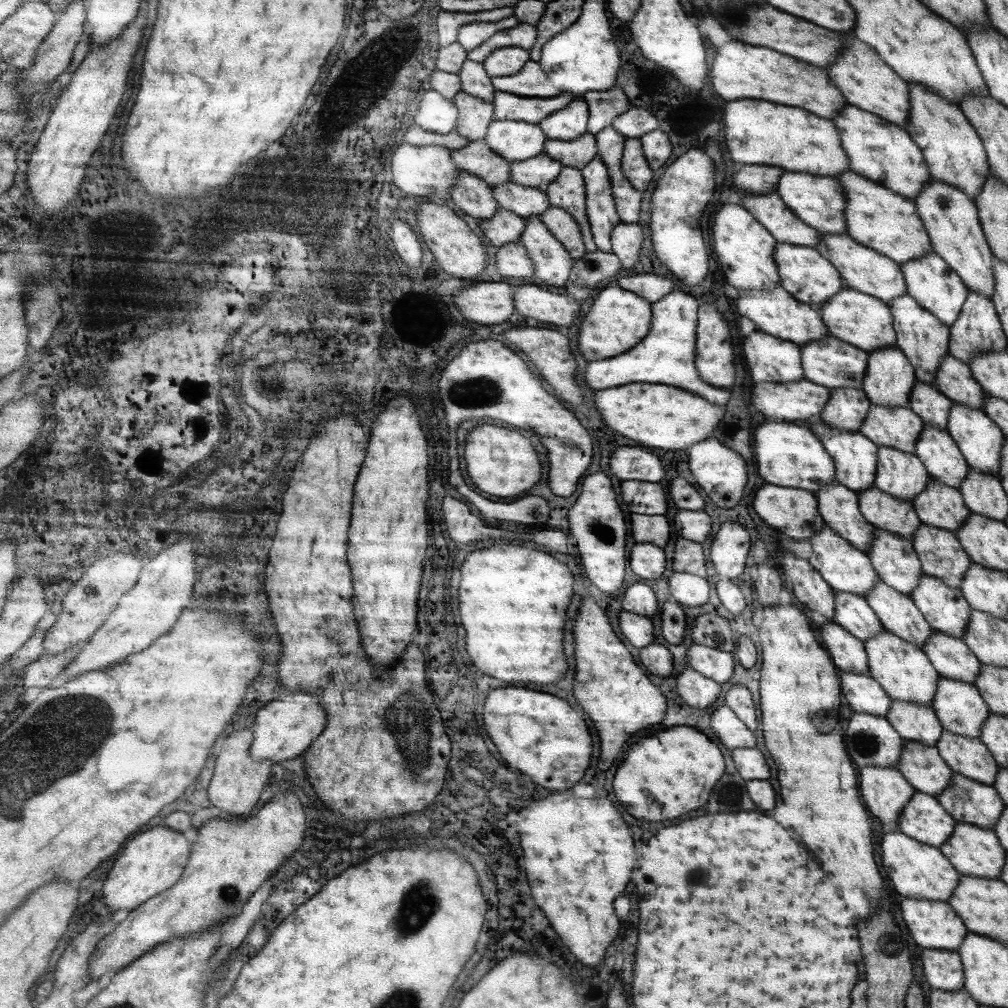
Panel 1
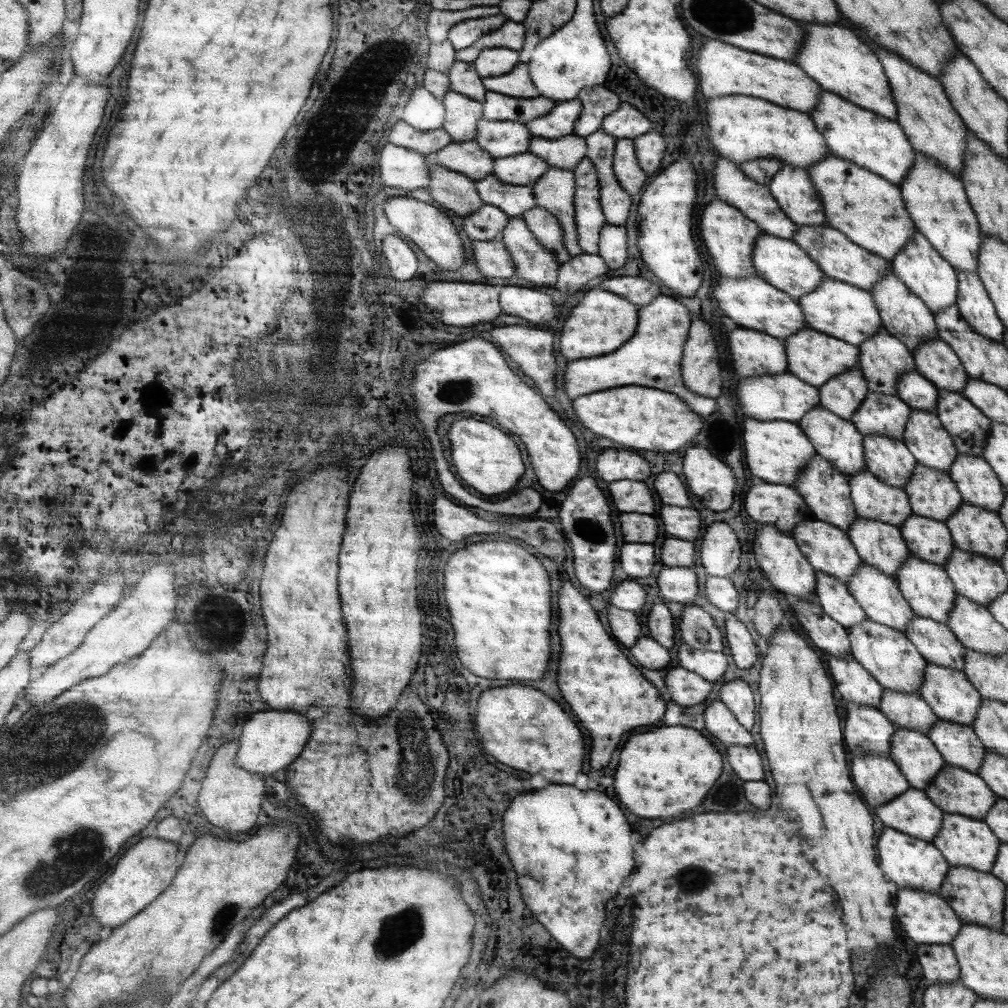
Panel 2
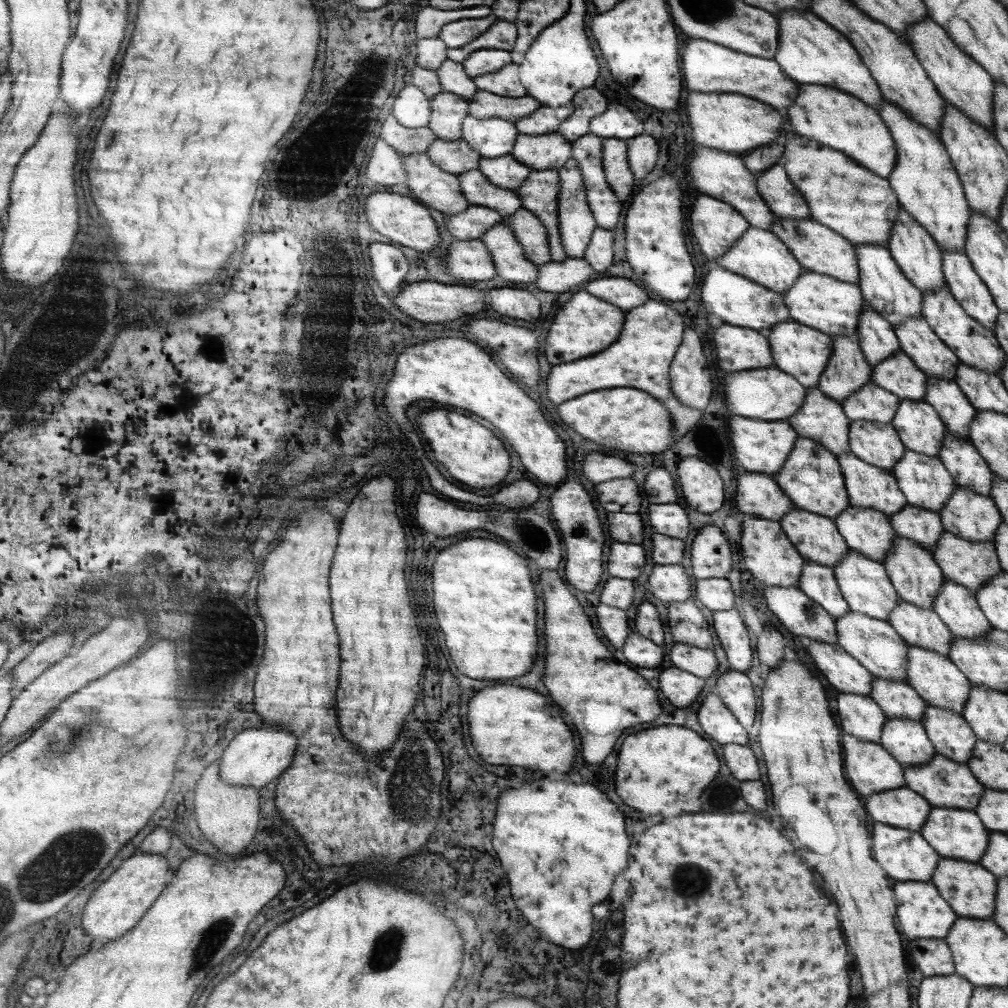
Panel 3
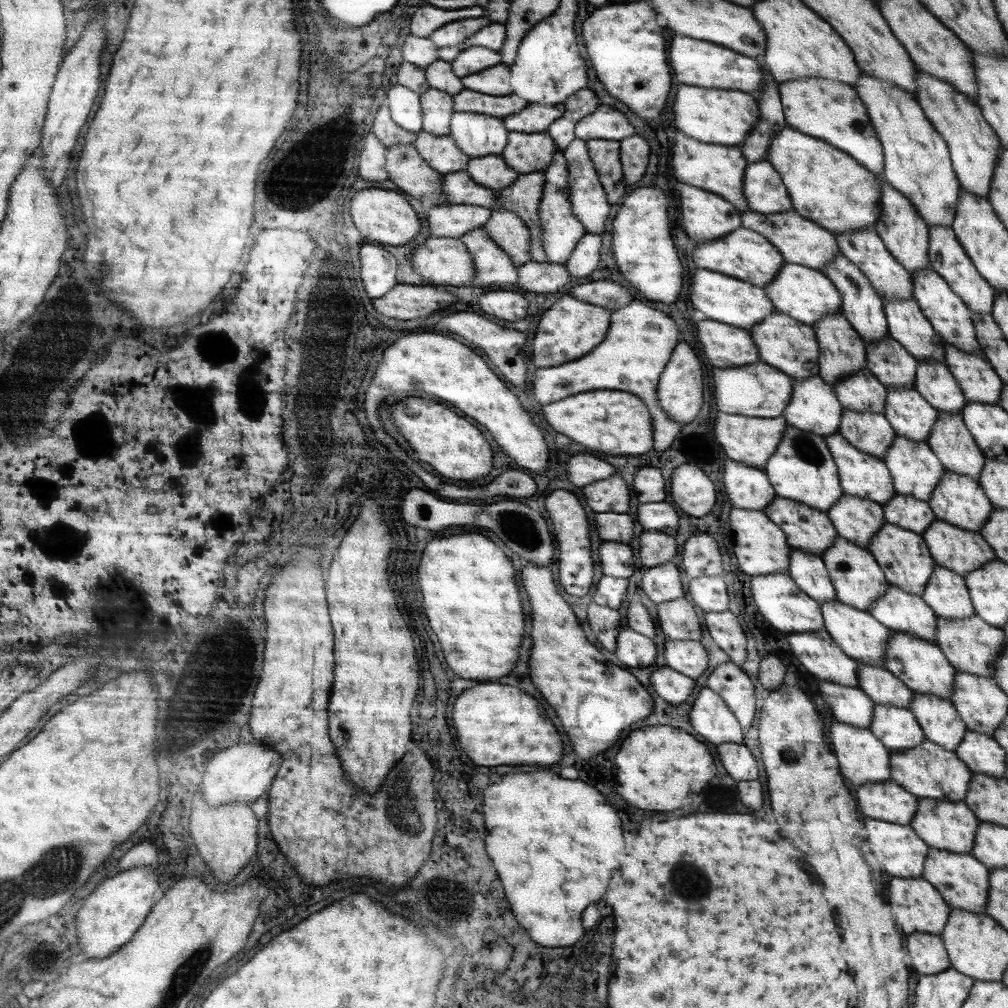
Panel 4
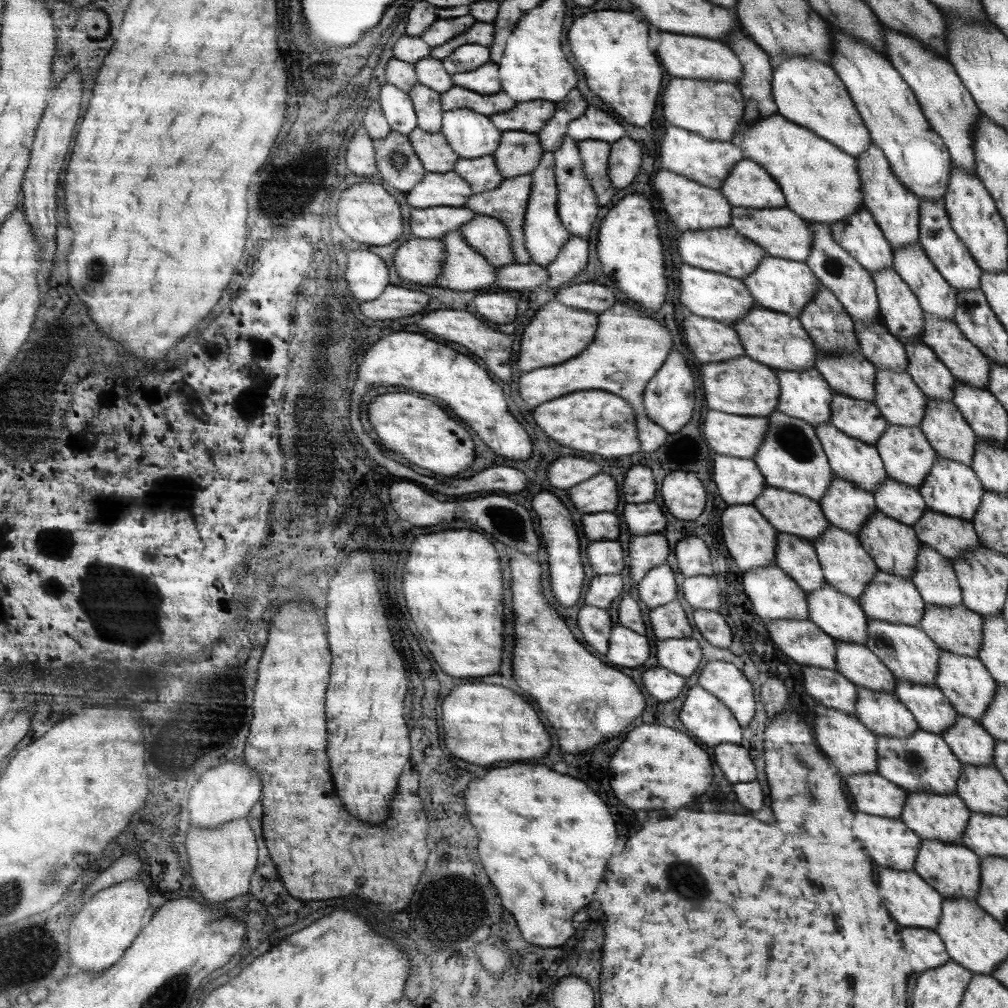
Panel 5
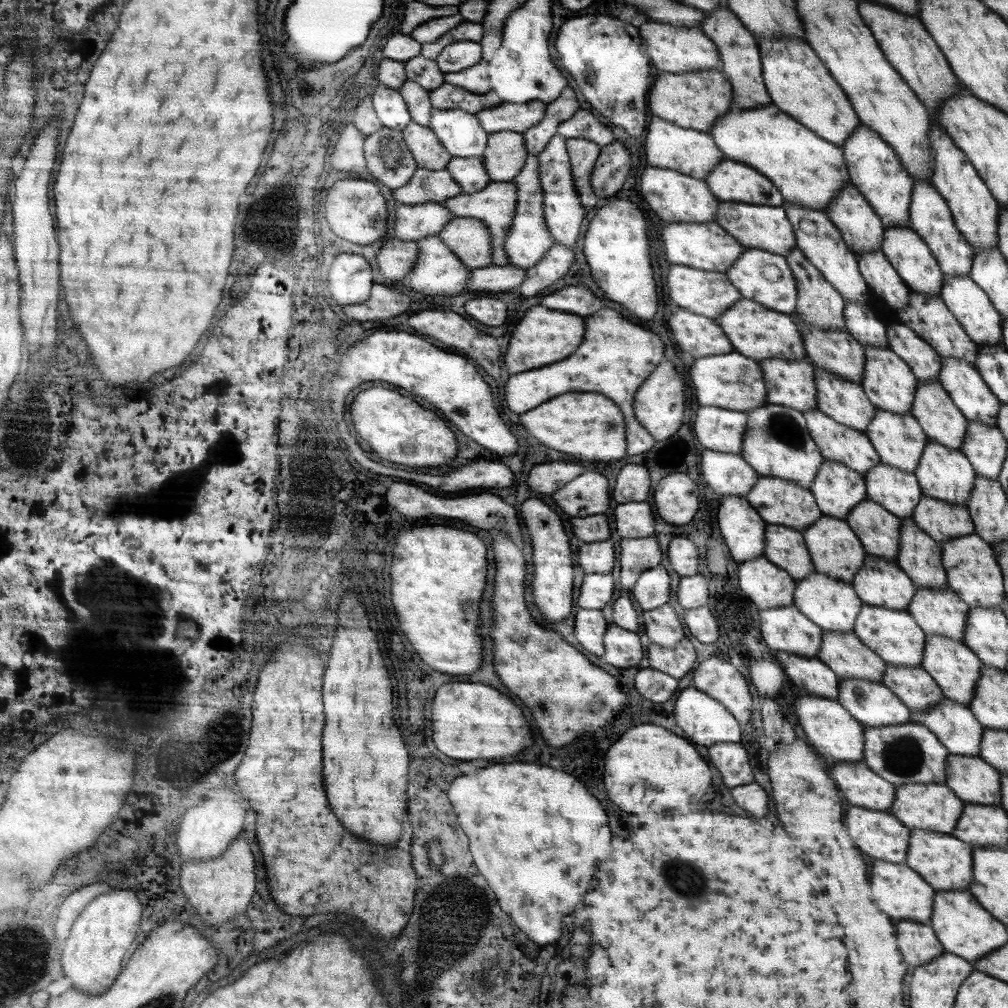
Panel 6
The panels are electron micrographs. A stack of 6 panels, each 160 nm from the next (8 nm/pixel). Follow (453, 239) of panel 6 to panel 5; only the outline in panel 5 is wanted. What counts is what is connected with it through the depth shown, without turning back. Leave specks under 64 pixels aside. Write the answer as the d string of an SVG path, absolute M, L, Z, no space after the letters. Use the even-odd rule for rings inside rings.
M476 215L459 232L493 267L514 263L508 230L499 220Z

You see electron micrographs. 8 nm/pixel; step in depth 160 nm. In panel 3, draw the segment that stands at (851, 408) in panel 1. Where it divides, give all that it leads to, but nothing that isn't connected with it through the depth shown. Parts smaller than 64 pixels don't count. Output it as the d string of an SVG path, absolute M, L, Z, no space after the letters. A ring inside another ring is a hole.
M833 336L832 356L820 376L817 388L841 404L870 382L872 367L865 360L855 337Z

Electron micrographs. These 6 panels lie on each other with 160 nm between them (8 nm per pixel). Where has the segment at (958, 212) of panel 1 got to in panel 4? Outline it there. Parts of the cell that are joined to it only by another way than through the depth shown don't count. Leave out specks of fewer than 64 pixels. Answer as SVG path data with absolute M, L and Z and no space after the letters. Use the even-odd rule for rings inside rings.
M860 71L853 88L863 101L884 149L882 178L897 189L897 192L908 197L928 226L951 226L960 197L960 183L956 179L946 141L932 127L919 102L896 84L877 80L872 74L865 74L863 71Z

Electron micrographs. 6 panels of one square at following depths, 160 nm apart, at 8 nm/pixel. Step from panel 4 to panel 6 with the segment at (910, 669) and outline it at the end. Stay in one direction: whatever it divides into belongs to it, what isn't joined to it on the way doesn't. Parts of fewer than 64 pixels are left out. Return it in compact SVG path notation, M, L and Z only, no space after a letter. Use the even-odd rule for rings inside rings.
M863 604L852 631L877 656L880 656L887 666L890 664L891 666L916 668L920 667L923 662L926 635L920 625L913 620L912 615L906 611Z

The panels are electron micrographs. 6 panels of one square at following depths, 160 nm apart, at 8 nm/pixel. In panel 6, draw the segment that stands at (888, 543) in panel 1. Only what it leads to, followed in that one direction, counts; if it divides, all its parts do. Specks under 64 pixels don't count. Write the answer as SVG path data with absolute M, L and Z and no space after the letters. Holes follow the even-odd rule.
M827 459L821 464L809 490L825 516L843 521L857 503L867 498L863 476L848 466Z

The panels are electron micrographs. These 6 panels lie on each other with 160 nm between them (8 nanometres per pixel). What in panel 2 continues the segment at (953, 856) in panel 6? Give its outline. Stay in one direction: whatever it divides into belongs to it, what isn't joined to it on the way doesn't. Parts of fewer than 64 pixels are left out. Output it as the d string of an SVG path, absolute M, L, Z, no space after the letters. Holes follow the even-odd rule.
M955 866L949 868L949 880L945 880L945 884L941 884L941 892L939 896L945 896L945 900L949 900L949 904L953 904L953 912L957 912L957 916L961 916L961 921L965 920L965 924L981 924L985 928L997 928L1001 932L1003 928L1003 896L1007 886L1000 878L983 872L975 872L971 868L963 868Z

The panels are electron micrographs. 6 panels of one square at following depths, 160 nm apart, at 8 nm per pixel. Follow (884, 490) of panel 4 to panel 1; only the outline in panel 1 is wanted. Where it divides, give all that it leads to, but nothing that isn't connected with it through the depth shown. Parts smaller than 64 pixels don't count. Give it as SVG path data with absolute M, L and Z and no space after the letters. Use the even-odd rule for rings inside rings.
M871 487L856 493L859 509L873 528L896 533L902 540L911 542L922 522L916 515L912 501L901 500Z

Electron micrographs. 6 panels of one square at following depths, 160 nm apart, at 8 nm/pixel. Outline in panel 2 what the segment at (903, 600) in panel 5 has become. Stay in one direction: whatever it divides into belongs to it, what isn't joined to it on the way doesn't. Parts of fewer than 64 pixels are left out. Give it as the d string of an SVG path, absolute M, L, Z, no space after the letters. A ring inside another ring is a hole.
M914 614L904 635L920 651L927 664L937 664L959 671L964 667L964 654L967 649L956 639L947 624Z

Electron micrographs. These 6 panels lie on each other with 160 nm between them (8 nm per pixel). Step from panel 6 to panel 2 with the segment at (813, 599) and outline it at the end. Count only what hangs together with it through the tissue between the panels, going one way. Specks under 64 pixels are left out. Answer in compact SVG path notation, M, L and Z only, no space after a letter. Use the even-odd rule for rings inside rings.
M869 619L850 626L847 631L854 660L858 661L883 689L907 693L920 691L927 661L904 633Z

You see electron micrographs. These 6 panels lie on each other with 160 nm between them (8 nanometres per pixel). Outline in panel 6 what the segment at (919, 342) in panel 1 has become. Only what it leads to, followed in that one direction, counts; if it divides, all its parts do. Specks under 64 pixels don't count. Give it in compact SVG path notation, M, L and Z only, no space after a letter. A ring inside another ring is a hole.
M846 184L832 204L828 204L825 213L854 254L880 250L884 225L868 200L853 185Z

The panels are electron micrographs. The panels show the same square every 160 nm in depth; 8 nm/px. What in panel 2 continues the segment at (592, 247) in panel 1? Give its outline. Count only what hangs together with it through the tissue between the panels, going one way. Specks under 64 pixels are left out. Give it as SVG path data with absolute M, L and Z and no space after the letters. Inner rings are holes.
M548 167L548 170L531 185L536 206L557 219L563 233L563 244L572 256L582 253L577 242L575 223L576 179L572 171Z

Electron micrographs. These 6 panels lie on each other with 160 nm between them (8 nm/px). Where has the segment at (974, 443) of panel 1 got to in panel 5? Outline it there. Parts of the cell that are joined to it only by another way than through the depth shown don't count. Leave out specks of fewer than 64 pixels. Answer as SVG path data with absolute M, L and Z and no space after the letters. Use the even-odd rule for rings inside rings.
M919 340L904 342L908 355L906 372L920 387L928 401L951 401L955 392L955 377L936 353Z

